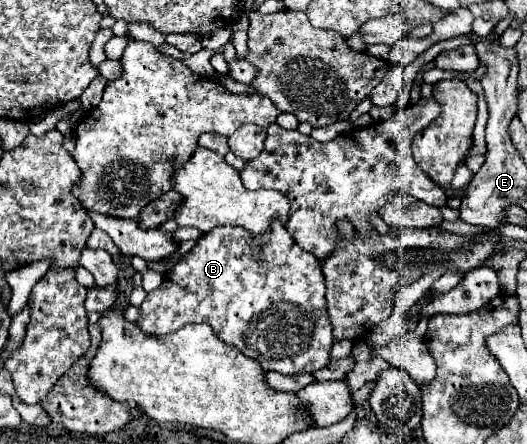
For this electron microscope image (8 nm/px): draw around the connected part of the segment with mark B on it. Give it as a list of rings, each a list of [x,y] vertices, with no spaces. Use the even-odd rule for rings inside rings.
[[[273,220],[271,224],[271,232],[267,232],[265,236],[251,236],[249,232],[245,232],[243,228],[231,228],[231,226],[219,226],[219,228],[213,228],[211,232],[207,232],[199,244],[183,254],[177,264],[165,272],[165,278],[163,278],[163,284],[149,292],[147,298],[143,300],[143,304],[139,306],[139,318],[135,320],[135,324],[149,336],[165,336],[165,334],[171,334],[179,328],[183,328],[185,324],[193,324],[193,322],[203,322],[203,324],[209,324],[213,328],[213,332],[225,342],[225,344],[231,344],[235,346],[239,352],[243,352],[247,358],[253,358],[257,360],[265,372],[273,370],[273,372],[279,372],[279,374],[301,374],[301,372],[307,372],[307,374],[313,374],[321,368],[325,368],[329,364],[329,348],[333,346],[333,338],[331,338],[331,324],[329,324],[329,316],[327,316],[327,306],[325,306],[325,280],[323,280],[323,274],[321,274],[321,266],[319,266],[319,260],[313,256],[313,254],[307,254],[305,250],[301,250],[295,240],[291,238],[291,234],[287,232],[287,228],[279,222],[279,220]]]

